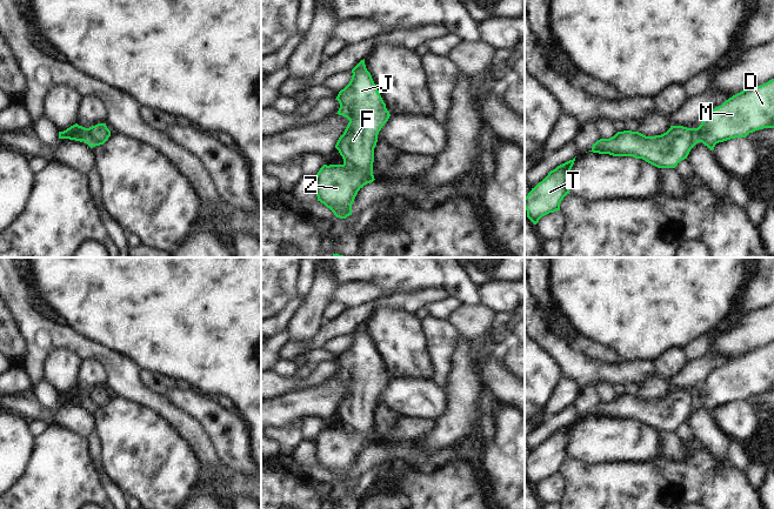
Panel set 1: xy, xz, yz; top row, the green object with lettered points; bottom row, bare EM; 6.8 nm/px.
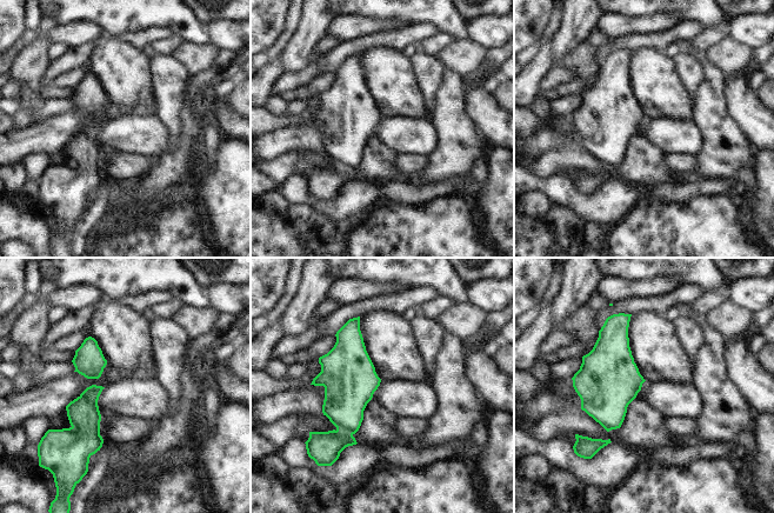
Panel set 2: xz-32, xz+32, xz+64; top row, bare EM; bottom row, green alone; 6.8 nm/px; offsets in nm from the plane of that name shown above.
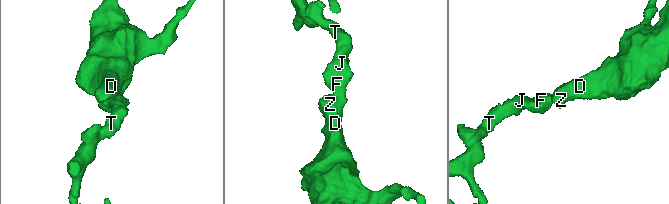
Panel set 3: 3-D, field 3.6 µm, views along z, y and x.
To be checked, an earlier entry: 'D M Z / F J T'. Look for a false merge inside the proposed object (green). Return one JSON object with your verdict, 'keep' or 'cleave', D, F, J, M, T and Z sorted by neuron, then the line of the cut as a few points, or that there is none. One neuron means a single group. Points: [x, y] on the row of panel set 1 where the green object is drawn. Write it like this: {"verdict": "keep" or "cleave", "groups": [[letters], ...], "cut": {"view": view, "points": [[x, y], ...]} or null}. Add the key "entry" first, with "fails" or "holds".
{"entry": "fails", "verdict": "keep", "groups": [["D", "F", "J", "M", "T", "Z"]], "cut": null}

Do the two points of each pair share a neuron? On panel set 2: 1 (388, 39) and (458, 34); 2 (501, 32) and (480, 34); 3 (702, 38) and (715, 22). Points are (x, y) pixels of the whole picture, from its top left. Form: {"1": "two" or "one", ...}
{"1": "two", "2": "one", "3": "two"}

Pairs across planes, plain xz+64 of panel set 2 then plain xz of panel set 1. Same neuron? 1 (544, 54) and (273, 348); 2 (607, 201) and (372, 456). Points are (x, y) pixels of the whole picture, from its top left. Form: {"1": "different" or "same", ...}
{"1": "same", "2": "same"}

